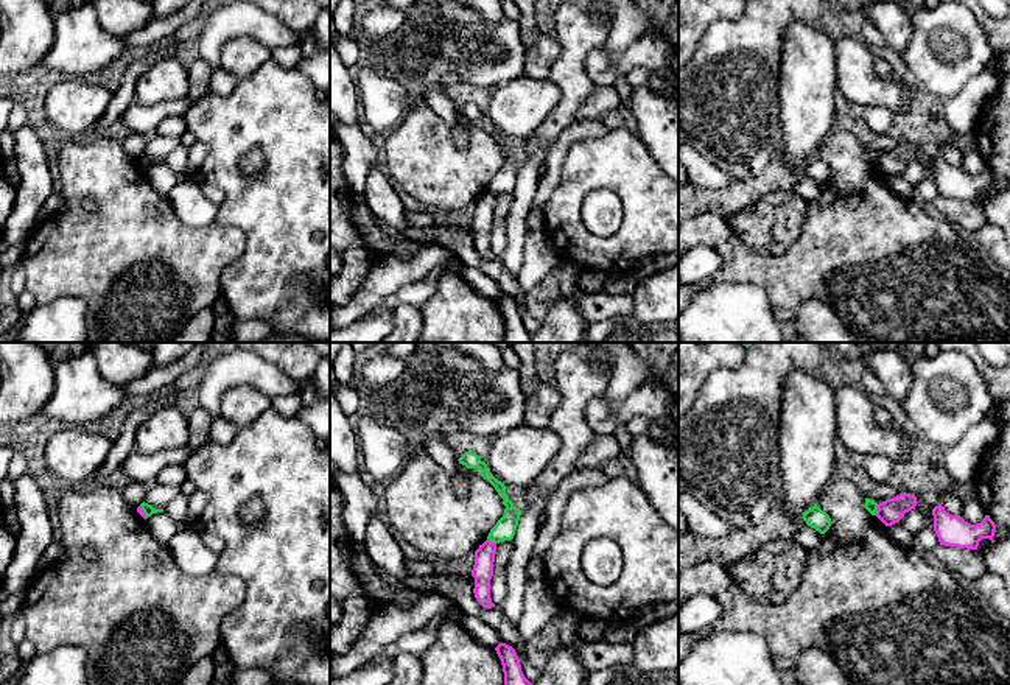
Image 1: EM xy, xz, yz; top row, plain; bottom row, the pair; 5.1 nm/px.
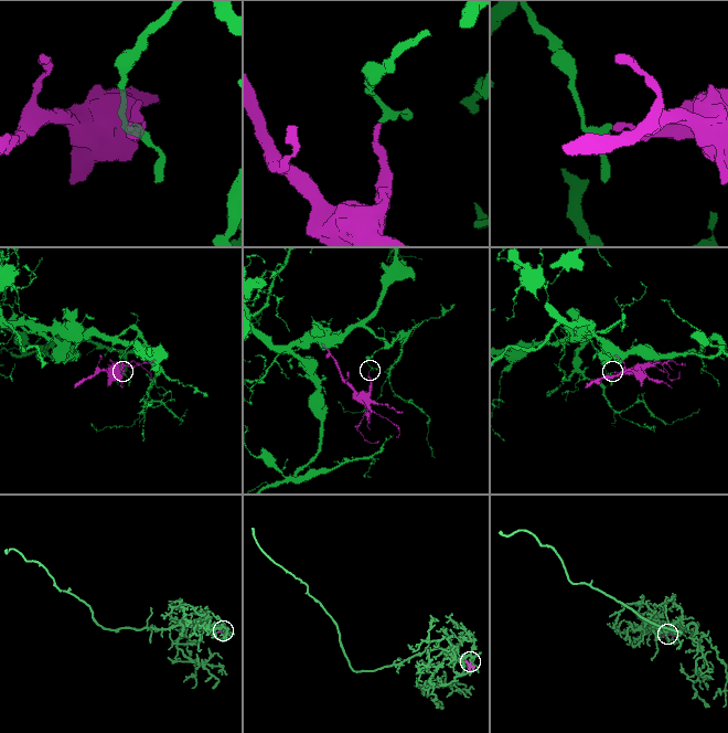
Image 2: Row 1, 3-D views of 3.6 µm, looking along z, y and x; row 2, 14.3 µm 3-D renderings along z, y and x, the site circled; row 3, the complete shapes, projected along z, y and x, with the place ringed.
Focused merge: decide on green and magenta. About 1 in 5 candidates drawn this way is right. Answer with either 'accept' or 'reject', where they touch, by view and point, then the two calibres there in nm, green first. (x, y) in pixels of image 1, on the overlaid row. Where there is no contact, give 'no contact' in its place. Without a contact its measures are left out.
reject | yz (876, 509) | 60/130 nm

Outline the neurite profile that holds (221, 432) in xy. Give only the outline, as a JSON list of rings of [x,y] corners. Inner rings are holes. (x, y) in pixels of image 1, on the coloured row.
[[[213,419],[210,427],[210,441],[221,445],[230,444],[237,431],[238,428],[226,419]]]

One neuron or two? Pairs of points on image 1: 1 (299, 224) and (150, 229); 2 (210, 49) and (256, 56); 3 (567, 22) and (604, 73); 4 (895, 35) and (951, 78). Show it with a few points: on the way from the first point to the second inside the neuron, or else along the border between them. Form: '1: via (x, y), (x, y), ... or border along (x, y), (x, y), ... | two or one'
1: border along (215, 220), (245, 237), (234, 262) | two
2: border along (257, 41), (231, 38), (218, 67) | two
3: border along (601, 47), (585, 58), (585, 72), (596, 86) | two
4: border along (911, 16), (912, 38), (898, 53) | two

